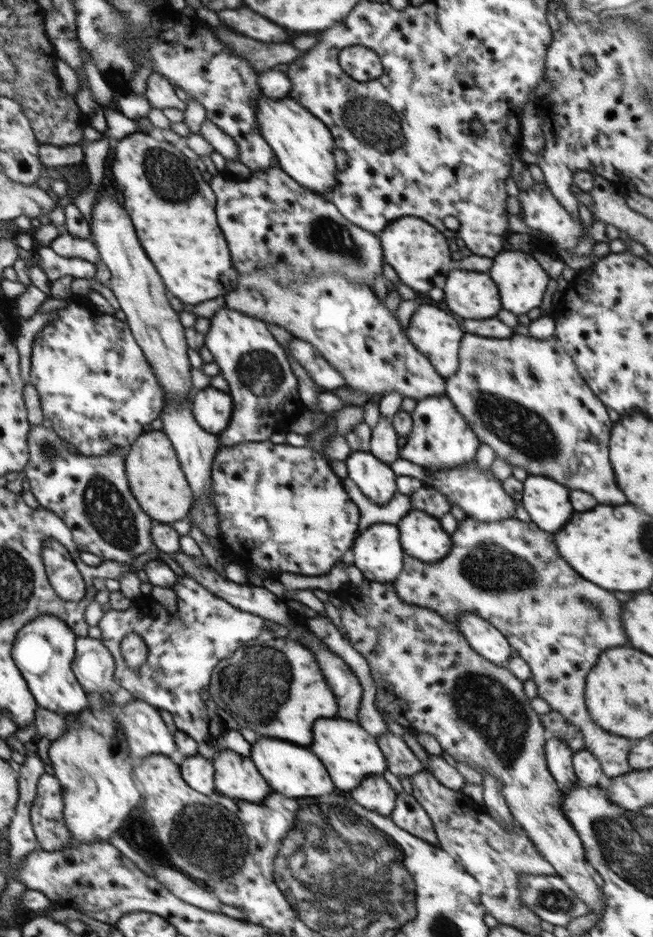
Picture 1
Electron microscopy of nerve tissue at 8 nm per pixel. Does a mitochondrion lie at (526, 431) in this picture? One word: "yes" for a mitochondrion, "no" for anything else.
yes

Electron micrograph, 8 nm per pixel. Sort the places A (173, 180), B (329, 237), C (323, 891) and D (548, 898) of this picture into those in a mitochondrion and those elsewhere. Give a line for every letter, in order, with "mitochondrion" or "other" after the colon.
A: mitochondrion
B: mitochondrion
C: mitochondrion
D: mitochondrion

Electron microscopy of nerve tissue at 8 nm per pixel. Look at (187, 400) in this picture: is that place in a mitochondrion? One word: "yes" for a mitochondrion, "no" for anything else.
no

